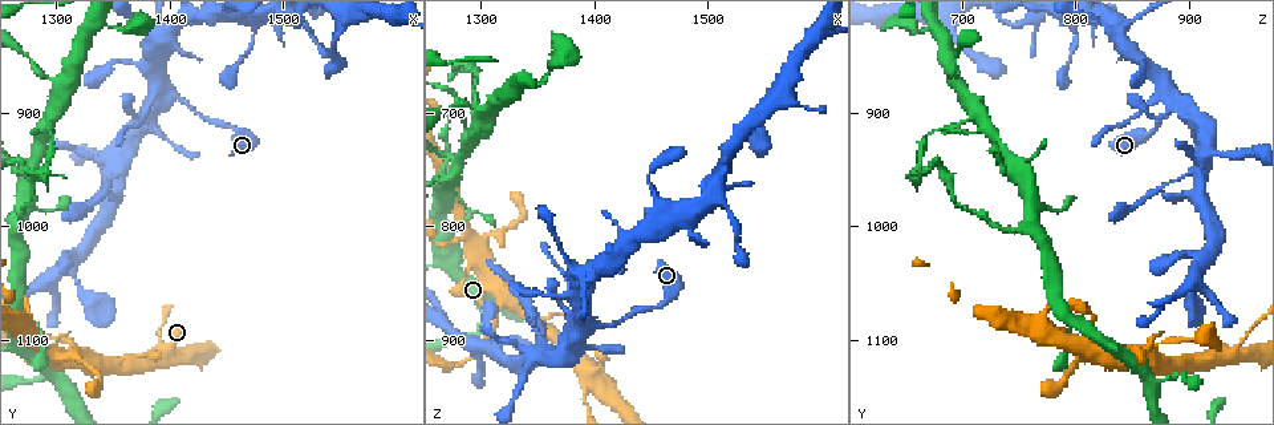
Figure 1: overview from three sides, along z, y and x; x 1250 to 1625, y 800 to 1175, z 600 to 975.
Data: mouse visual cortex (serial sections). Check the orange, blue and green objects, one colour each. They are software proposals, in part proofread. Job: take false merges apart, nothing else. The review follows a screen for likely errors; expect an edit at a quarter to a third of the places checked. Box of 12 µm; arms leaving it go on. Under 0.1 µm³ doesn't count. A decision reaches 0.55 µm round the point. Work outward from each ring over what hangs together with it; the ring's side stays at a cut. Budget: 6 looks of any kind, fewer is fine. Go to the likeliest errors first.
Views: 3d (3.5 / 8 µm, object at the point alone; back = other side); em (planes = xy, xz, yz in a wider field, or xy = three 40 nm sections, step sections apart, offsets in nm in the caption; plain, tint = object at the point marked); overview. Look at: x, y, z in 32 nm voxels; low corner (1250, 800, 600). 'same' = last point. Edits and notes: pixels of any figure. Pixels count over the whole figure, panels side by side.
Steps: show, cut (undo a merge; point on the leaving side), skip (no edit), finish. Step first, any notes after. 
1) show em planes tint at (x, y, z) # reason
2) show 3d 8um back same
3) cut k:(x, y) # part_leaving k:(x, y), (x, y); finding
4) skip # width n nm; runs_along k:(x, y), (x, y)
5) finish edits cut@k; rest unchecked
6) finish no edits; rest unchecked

show 3d 3.5um at (1400, 884, 890) # sharp bend

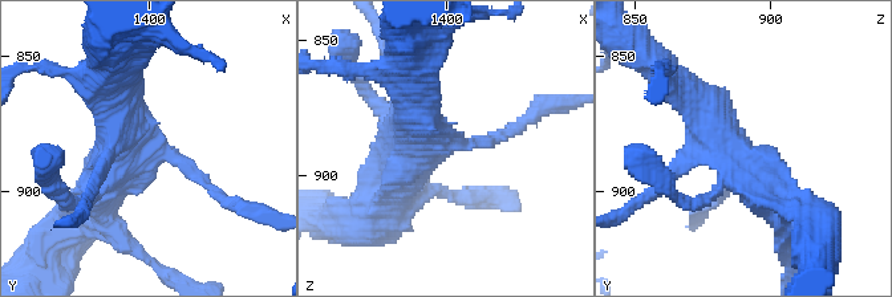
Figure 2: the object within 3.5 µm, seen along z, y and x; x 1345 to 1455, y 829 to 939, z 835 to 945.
show em xy step 1 tint at (1401, 883, 889) # arms 4; arm_widths 100, 200, 500, 500 nm

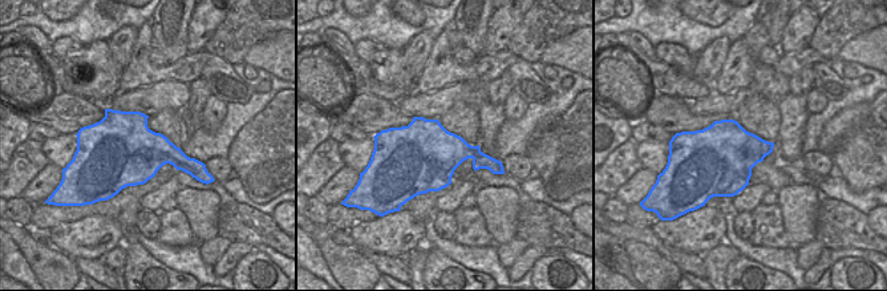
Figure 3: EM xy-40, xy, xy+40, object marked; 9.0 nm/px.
show em planes tint same

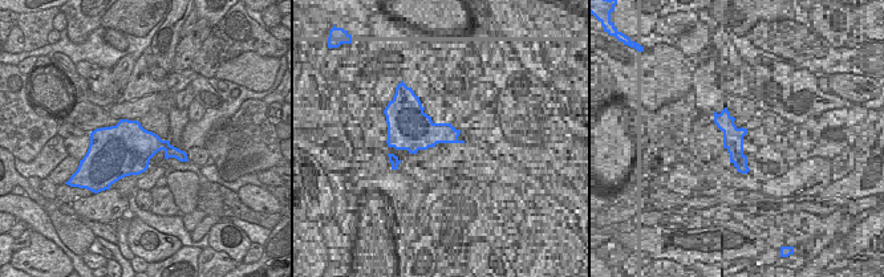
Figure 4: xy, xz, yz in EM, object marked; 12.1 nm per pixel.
skip # runs_along 2:(219, 195), (126, 130), (109, 89); one cell here

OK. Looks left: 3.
show 3d 3.5um at (1324, 1114, 860) # thin arm on a thick one

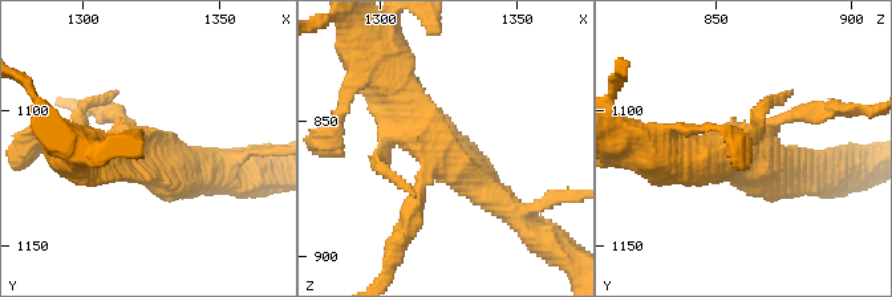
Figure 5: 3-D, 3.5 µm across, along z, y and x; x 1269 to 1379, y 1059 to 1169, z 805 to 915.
show em planes tint at (1321, 1117, 863) # need the tissue

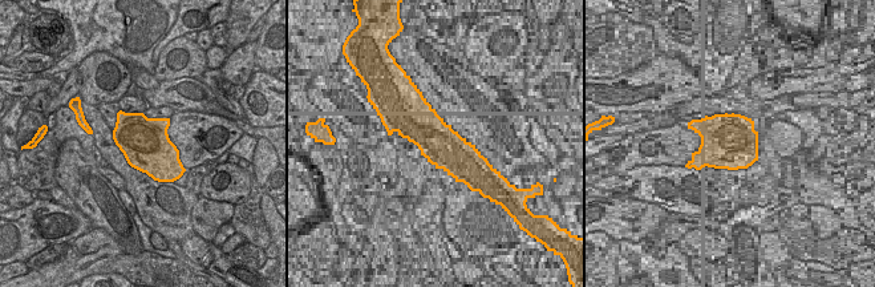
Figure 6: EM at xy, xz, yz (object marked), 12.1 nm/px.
skip # runs_along 5:(507, 207), (409, 126), (381, 85); one cell here

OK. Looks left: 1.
finish no edits; rest unchecked

